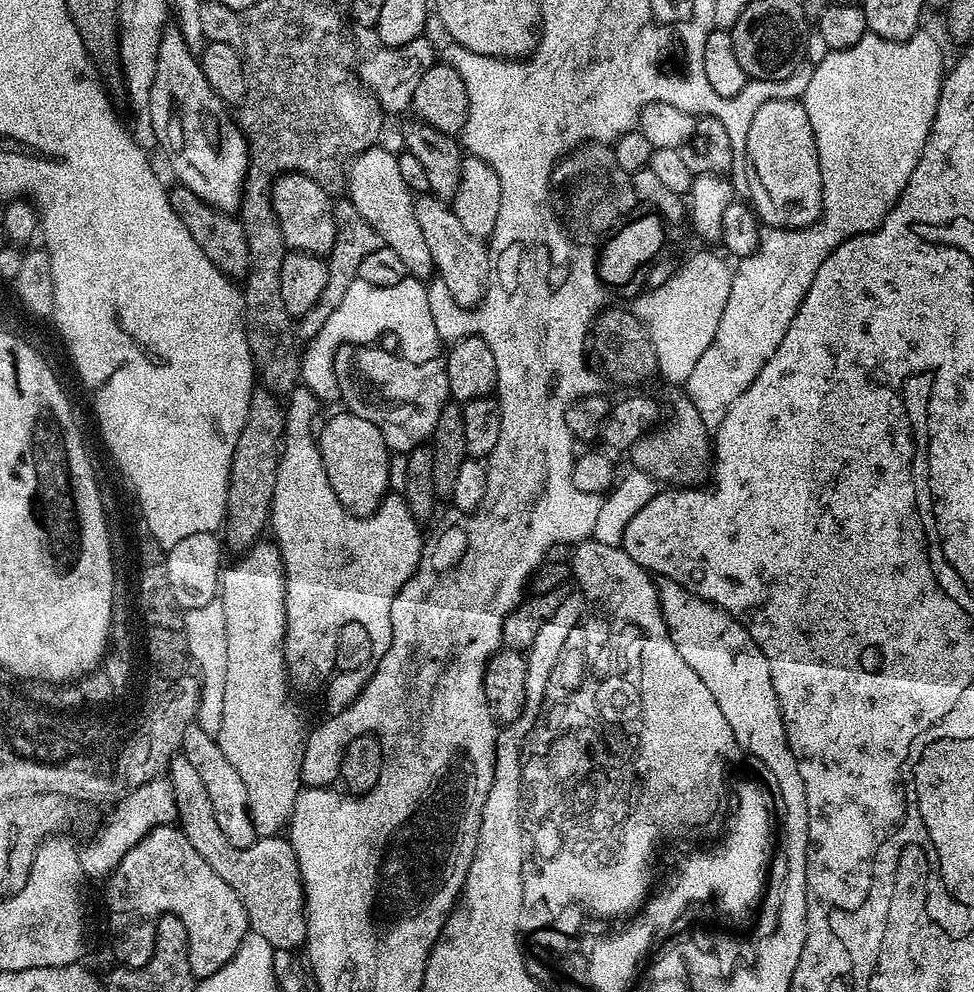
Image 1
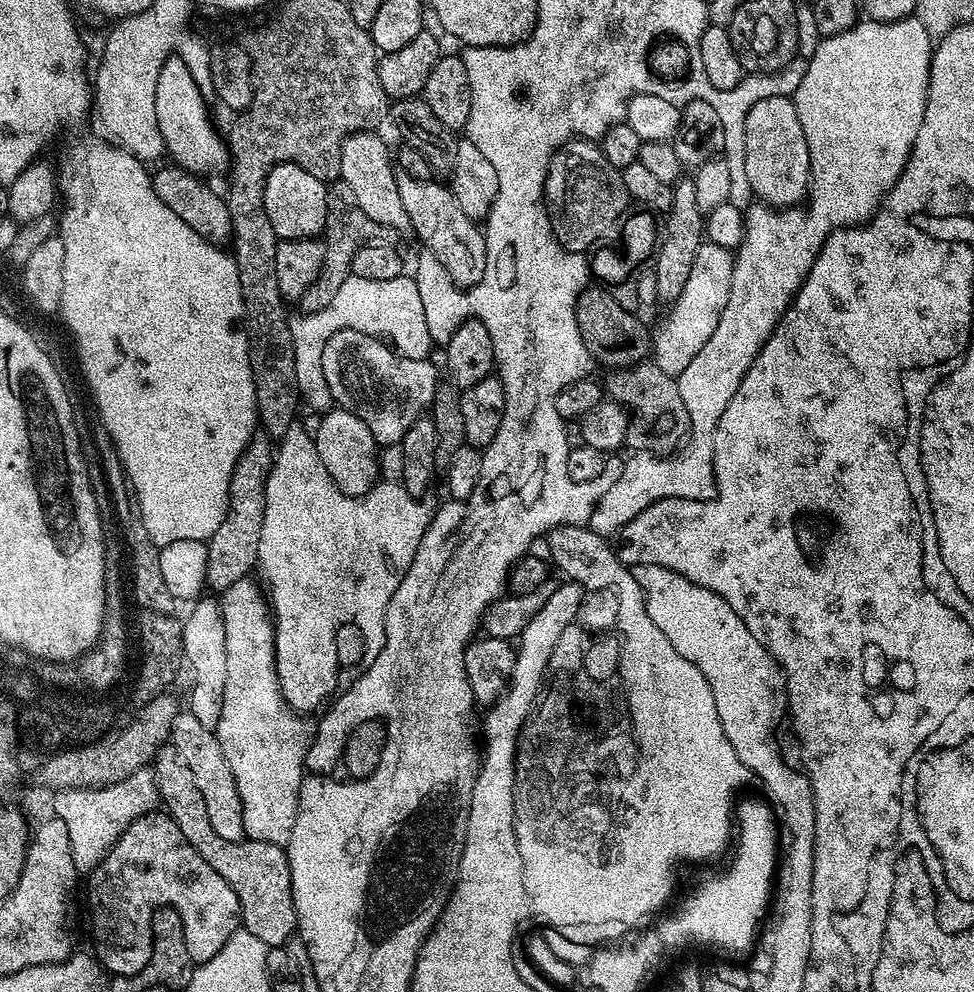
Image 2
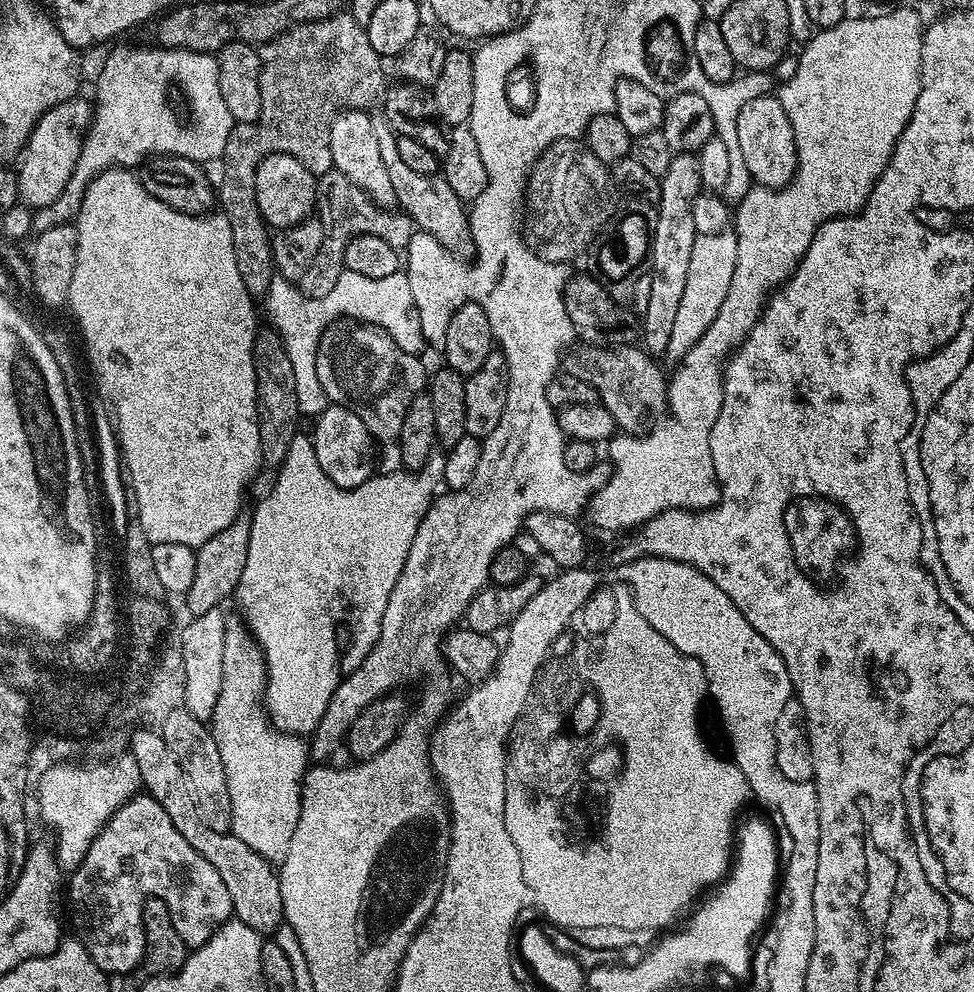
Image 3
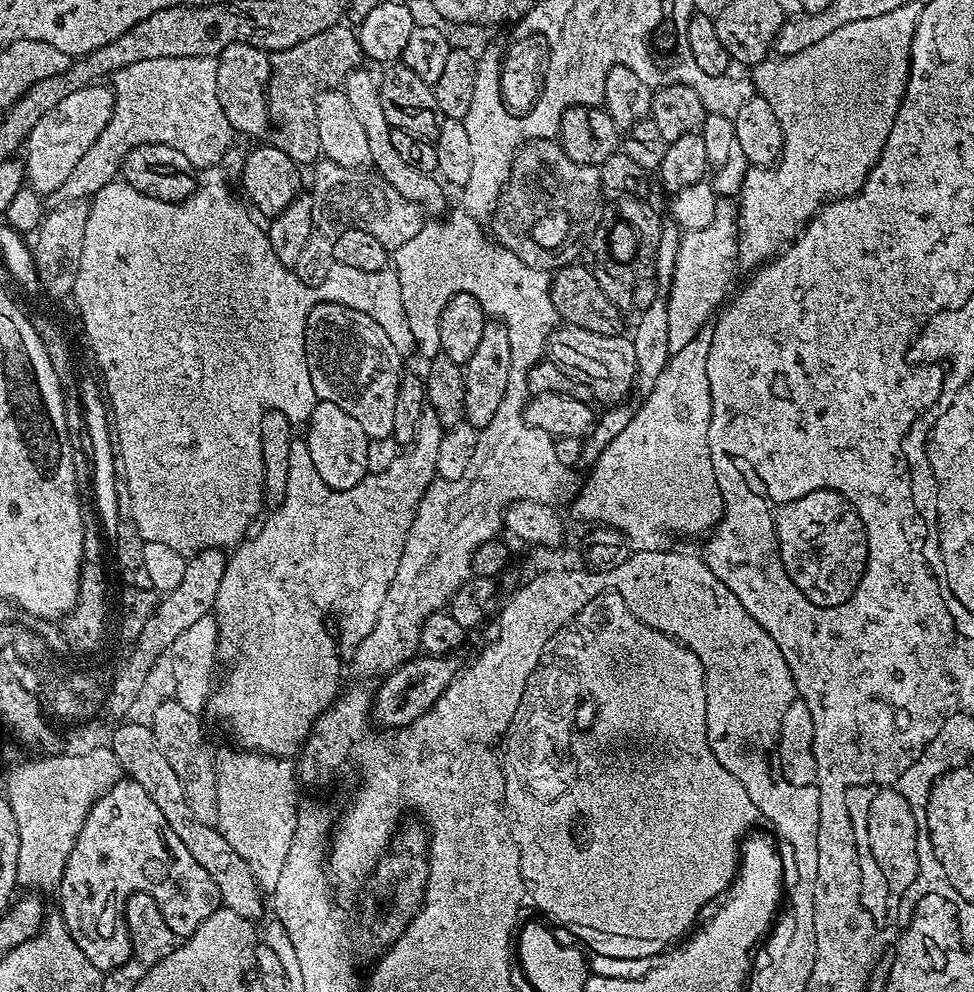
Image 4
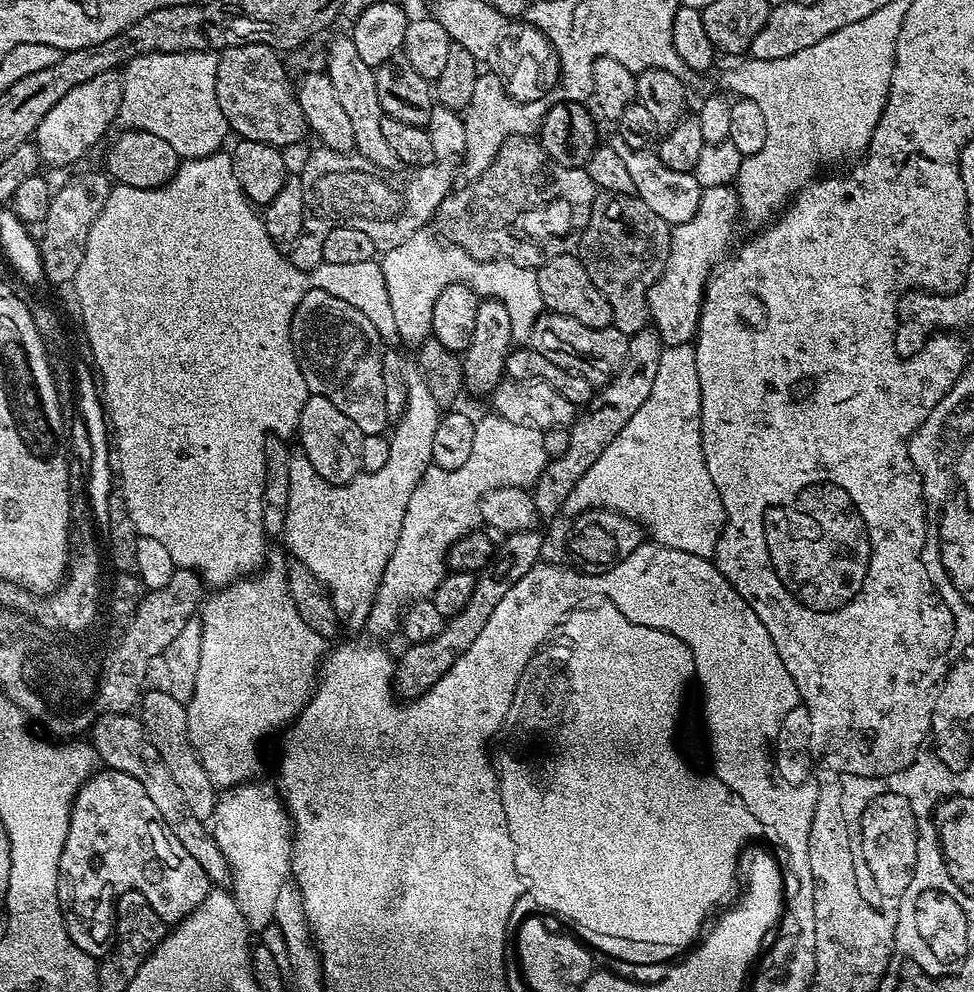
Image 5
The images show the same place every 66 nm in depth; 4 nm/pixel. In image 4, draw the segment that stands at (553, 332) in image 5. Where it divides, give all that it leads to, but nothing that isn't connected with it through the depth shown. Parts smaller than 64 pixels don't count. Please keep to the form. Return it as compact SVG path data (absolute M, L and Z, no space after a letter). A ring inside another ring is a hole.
M564 324L557 327L556 331L548 337L547 355L563 371L581 379L586 386L590 386L592 400L600 406L615 406L625 399L629 391L633 391L636 382L636 355L634 354L634 342L631 335L599 336L594 330L582 330L573 324Z

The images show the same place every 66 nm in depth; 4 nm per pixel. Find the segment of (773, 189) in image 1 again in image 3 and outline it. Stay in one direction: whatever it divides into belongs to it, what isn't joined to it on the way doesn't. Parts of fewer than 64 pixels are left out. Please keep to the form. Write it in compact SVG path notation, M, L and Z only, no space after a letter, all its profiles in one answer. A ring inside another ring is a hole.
M772 94L750 98L738 113L738 146L749 177L761 188L785 188L796 173L794 130L782 102Z

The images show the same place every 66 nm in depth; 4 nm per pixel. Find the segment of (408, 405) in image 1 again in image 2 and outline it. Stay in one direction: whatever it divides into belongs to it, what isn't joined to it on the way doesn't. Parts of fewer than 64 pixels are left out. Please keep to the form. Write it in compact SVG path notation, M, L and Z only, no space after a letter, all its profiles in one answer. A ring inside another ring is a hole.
M349 328L338 330L338 334L334 334L326 342L326 350L322 350L322 374L326 374L326 386L330 386L333 401L343 411L362 418L362 422L366 422L370 434L374 434L376 443L380 446L399 445L414 422L431 409L438 387L436 368L432 363L431 359L406 358L393 351L381 337L367 336L365 332Z

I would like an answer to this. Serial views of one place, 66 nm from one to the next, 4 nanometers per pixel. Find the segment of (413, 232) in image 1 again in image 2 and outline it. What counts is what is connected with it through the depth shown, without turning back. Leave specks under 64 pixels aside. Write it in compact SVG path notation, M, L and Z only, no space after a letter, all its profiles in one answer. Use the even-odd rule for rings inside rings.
M372 130L353 132L344 139L340 146L340 180L350 190L354 190L354 198L374 222L395 230L397 233L407 233L410 229L410 218L406 218L406 210L402 206L402 197L398 194L396 181L397 169L394 167L390 148L384 145L384 140Z

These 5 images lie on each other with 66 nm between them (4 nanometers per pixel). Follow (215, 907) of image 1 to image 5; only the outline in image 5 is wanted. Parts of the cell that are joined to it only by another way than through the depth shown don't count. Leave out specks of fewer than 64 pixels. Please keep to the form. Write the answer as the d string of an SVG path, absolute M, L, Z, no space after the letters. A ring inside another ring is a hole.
M97 770L76 791L66 846L62 846L58 866L60 912L64 916L68 937L75 942L78 950L93 958L101 955L100 947L114 922L116 897L131 888L146 894L146 902L150 902L150 906L158 910L158 918L162 918L169 926L175 926L207 898L210 881L202 866L198 866L196 859L188 853L186 846L182 846L182 842L178 842L178 838L174 838L172 831L166 827L162 814L158 814L158 806L154 806L150 794L146 794L146 789L142 787L142 782L138 782L138 778L130 778L130 774L125 772Z

